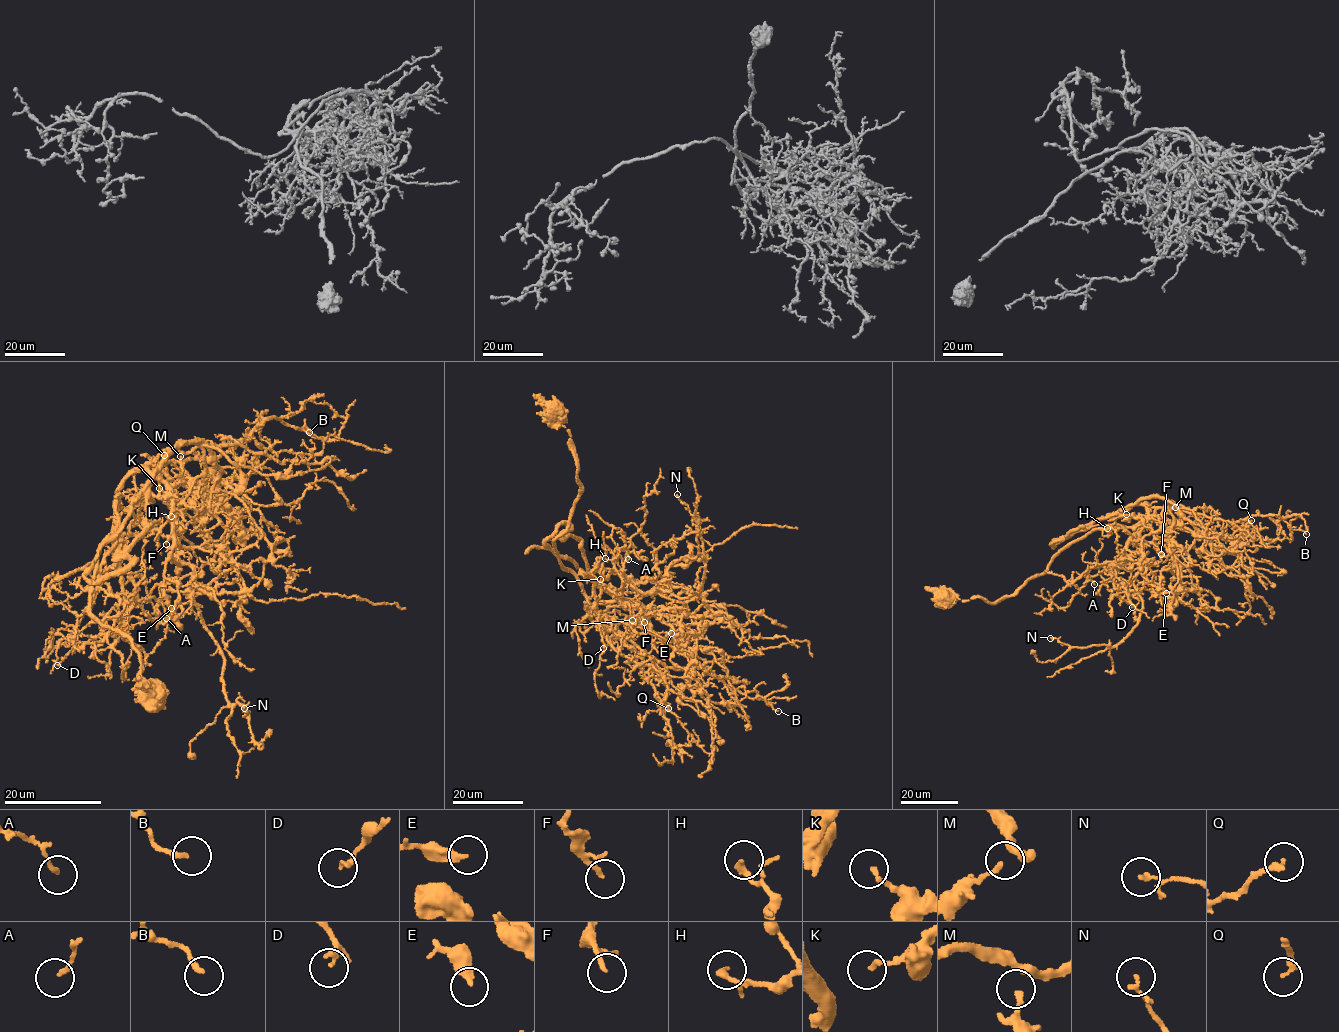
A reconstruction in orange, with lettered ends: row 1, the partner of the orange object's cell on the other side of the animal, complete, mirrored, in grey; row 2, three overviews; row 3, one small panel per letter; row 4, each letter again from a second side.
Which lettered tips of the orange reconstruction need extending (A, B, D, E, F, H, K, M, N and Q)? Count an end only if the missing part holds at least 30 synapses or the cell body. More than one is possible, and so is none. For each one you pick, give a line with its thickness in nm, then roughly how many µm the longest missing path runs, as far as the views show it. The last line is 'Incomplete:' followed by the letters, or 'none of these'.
Incomplete: none of these

